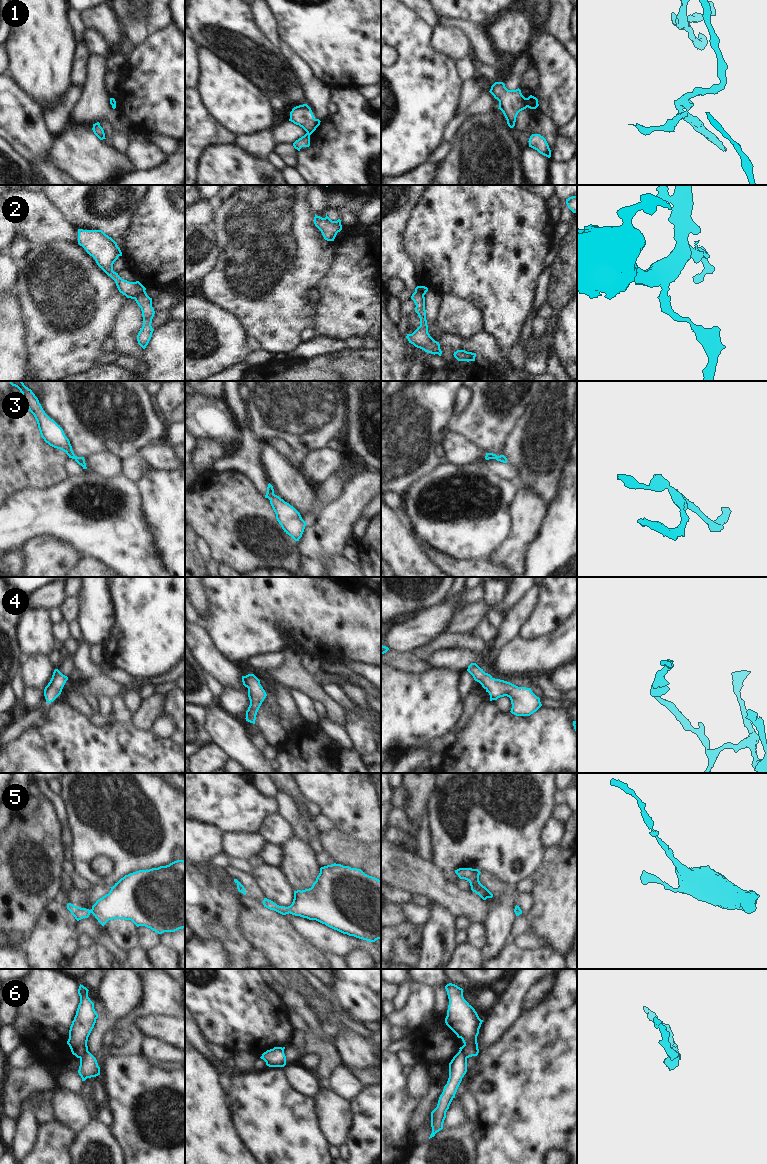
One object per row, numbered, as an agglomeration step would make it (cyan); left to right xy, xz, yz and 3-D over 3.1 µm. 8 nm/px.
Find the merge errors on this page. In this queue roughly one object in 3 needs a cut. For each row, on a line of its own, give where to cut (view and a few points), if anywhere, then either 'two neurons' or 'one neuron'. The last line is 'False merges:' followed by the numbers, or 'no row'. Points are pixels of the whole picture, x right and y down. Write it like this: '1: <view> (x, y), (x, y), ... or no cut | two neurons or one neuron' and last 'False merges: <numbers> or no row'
1: yz (525, 98), (527, 106) | two neurons
2: xy (144, 290), (134, 298) | two neurons
3: no cut | one neuron
4: no cut | one neuron
5: no cut | one neuron
6: yz (460, 1049), (467, 1057) | two neurons
False merges: 1, 2, 6

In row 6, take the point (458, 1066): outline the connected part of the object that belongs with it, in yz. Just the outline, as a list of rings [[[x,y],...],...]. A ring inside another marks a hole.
[[[459,1050],[449,1063],[449,1078],[447,1084],[444,1086],[443,1092],[439,1097],[437,1107],[431,1112],[432,1133],[429,1139],[443,1129],[446,1112],[452,1100],[455,1098],[457,1089],[466,1072],[467,1057],[462,1050]]]

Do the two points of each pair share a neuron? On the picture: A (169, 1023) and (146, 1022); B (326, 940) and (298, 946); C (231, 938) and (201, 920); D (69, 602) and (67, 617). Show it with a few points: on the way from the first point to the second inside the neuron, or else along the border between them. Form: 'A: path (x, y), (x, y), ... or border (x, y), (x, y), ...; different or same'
A: path (163, 1023), (152, 1023); same
B: border (293, 927), (320, 951); different
C: path (229, 929), (222, 922), (210, 920); same
D: path (69, 606), (68, 613); same

